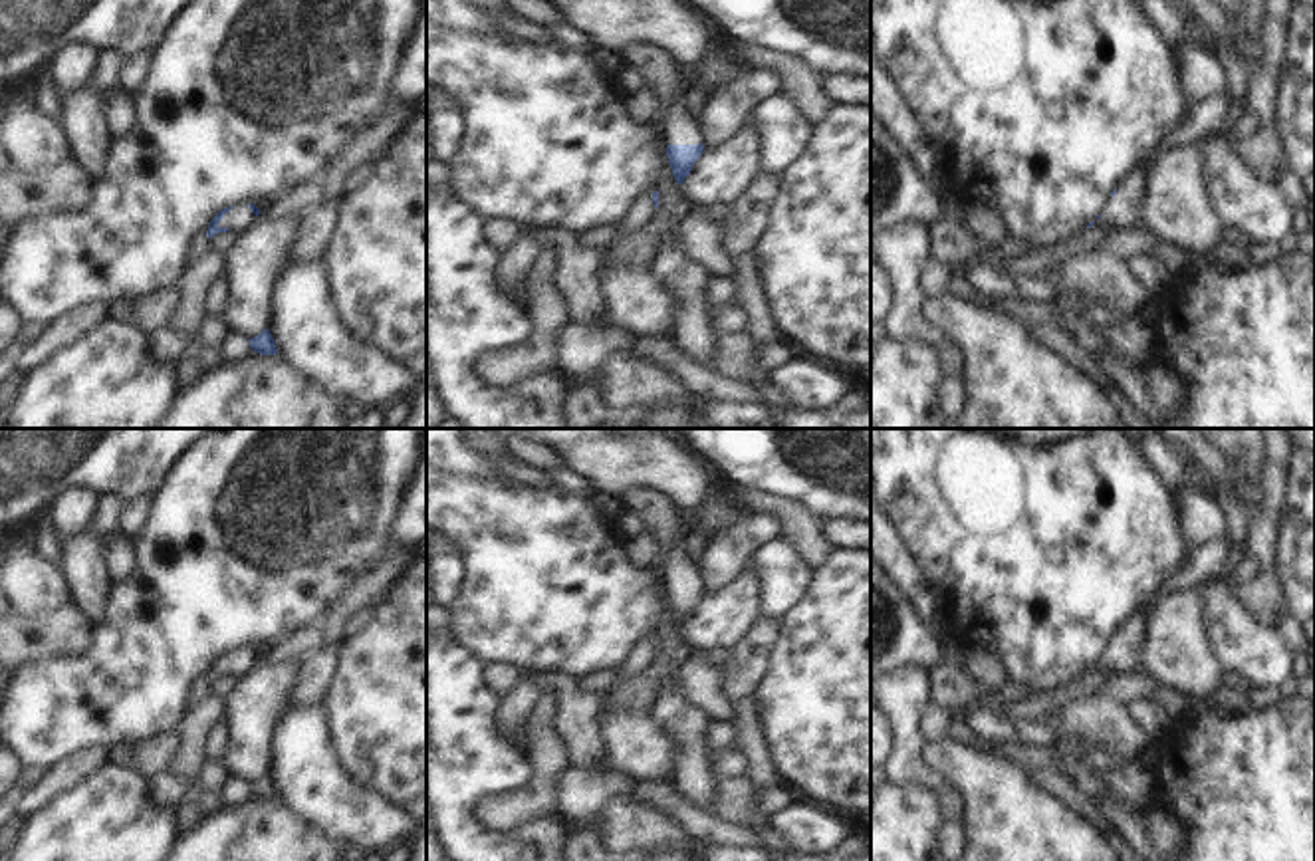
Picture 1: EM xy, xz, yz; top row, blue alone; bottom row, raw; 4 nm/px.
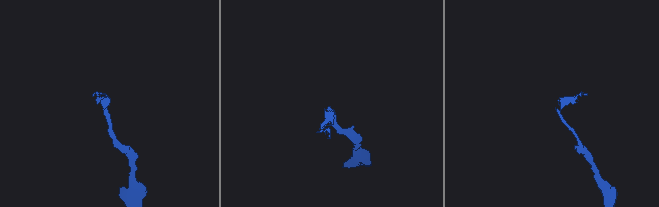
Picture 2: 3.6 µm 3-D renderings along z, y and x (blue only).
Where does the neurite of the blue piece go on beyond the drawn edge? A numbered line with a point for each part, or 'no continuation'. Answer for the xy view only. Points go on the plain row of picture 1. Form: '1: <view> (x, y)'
1: xy (240, 661)

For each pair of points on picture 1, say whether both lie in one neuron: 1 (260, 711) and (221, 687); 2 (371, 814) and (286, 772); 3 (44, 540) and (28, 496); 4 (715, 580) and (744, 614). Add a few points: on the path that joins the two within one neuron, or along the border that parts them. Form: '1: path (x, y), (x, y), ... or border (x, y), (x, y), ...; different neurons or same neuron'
1: border (239, 679), (225, 699); different neurons
2: path (350, 812), (336, 806), (308, 778); same neuron
3: border (44, 510), (34, 518); different neurons
4: border (752, 560), (726, 586), (705, 592); different neurons

